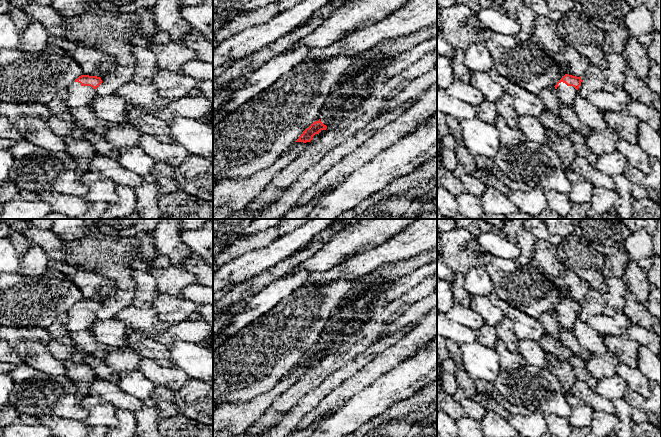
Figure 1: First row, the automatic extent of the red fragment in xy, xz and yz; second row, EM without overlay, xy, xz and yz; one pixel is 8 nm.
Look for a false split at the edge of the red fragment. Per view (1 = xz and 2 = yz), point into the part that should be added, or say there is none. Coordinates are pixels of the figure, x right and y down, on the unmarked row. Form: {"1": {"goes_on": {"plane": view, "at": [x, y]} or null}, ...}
{"1": {"goes_on": null}, "2": {"goes_on": {"plane": "yz", "at": [567, 318]}}}

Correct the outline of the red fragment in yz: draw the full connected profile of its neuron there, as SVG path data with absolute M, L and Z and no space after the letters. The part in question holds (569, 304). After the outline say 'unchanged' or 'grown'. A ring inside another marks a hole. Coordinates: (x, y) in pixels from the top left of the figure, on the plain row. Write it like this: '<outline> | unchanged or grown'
M565 298L554 310L561 327L572 330L577 322L578 312L581 309L581 301Z | grown

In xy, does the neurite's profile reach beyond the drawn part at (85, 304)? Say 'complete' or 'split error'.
split error

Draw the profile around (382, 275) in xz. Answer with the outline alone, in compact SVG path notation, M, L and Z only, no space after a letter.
M437 248L420 253L407 260L391 265L383 265L369 276L358 282L355 287L347 294L343 304L357 298L367 288L387 282L395 282L403 275L424 266L425 264L437 259Z

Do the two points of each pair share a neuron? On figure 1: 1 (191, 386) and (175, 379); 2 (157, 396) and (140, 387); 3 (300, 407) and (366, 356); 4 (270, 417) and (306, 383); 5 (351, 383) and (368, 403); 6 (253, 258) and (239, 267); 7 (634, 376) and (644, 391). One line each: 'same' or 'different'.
1: different
2: different
3: same
4: same
5: different
6: same
7: same

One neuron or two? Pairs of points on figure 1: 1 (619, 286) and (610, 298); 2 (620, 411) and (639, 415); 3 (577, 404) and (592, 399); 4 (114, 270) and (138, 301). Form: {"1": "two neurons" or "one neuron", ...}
{"1": "one neuron", "2": "two neurons", "3": "two neurons", "4": "two neurons"}

